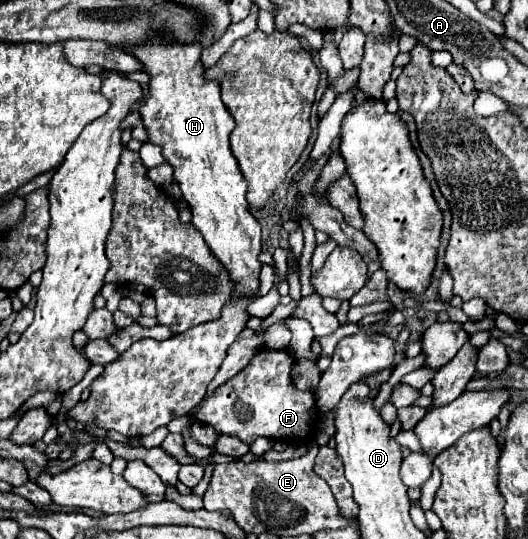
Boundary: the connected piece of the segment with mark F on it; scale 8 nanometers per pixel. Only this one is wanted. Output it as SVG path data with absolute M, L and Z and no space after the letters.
M261 348L237 376L219 386L197 406L197 420L213 426L221 434L237 436L245 444L253 444L259 436L289 442L311 440L317 430L313 420L313 414L317 412L315 396L295 388L291 380L293 364L295 358L289 350Z

